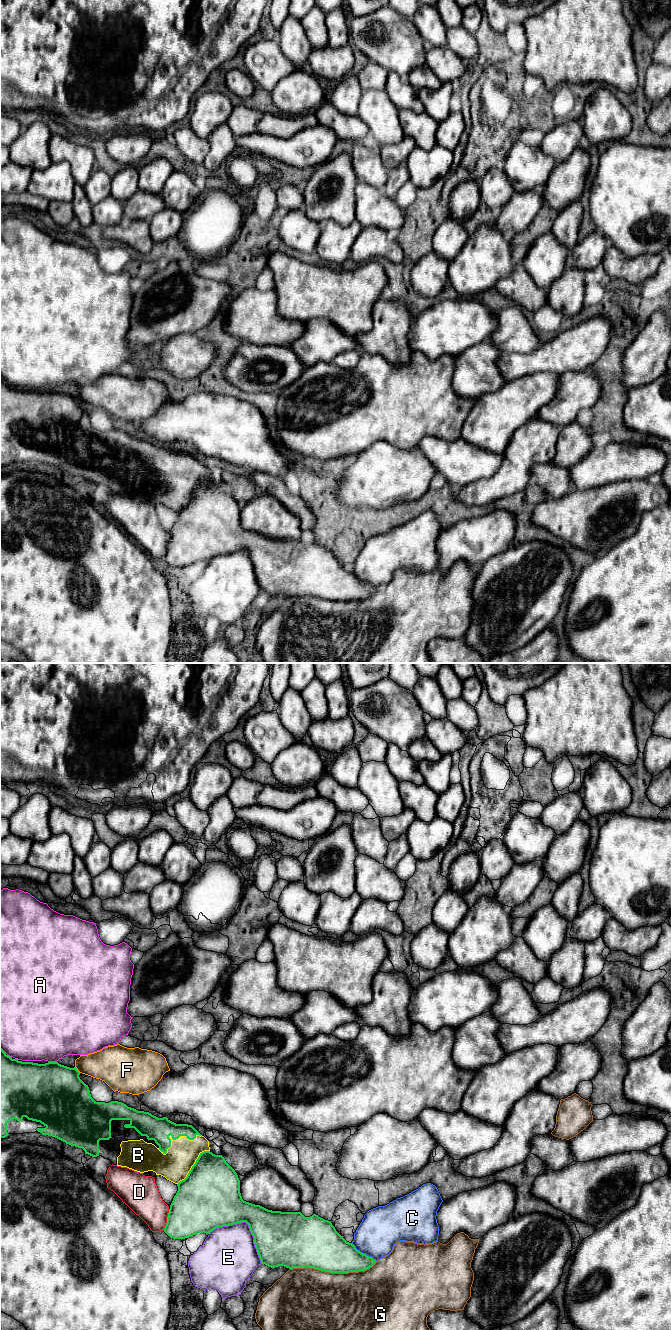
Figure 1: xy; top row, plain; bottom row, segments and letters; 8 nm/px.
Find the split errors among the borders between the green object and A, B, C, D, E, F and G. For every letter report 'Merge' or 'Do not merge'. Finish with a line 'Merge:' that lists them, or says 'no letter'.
A: Do not merge
B: Merge
C: Do not merge
D: Do not merge
E: Do not merge
F: Do not merge
G: Do not merge
Merge: B

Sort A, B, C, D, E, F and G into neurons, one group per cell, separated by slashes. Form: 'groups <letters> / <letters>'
groups A / B / C / D / E / F / G

